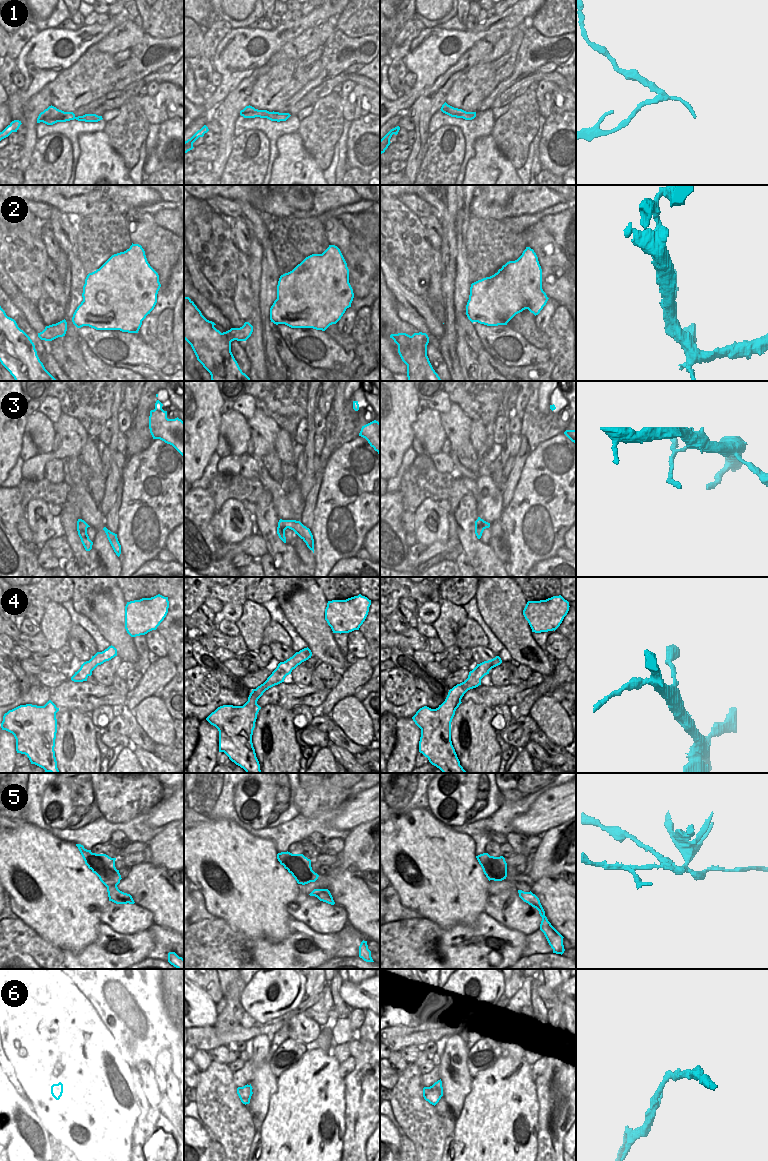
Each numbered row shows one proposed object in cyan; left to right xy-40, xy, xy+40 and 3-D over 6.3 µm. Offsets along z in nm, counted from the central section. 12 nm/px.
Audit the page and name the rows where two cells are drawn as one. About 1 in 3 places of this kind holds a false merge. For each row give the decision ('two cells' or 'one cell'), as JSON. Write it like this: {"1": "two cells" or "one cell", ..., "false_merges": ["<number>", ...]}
{"1": "two cells", "2": "one cell", "3": "two cells", "4": "one cell", "5": "two cells", "6": "one cell", "false_merges": ["1", "3", "5"]}

